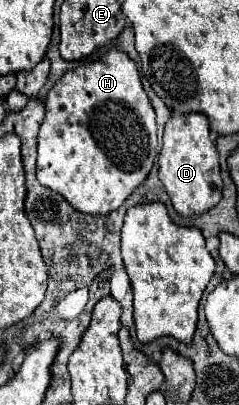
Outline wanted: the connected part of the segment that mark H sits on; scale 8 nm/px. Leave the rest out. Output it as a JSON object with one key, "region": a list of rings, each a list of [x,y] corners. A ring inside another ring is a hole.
{"region":[[[114,46],[102,58],[86,62],[86,64],[80,64],[74,70],[68,70],[52,86],[52,90],[48,92],[44,104],[46,104],[46,114],[44,114],[40,132],[38,132],[38,164],[36,164],[36,178],[38,178],[38,182],[42,186],[48,186],[50,190],[62,194],[80,212],[86,212],[86,214],[110,214],[110,212],[118,210],[122,206],[122,202],[134,192],[134,188],[138,188],[144,182],[144,178],[148,176],[148,172],[150,172],[150,168],[154,164],[154,158],[156,158],[156,144],[158,144],[156,142],[156,114],[154,114],[154,108],[150,104],[148,94],[142,88],[142,80],[140,80],[140,74],[138,74],[138,68],[136,68],[134,60],[130,60],[126,52],[122,52],[120,48]]]}

